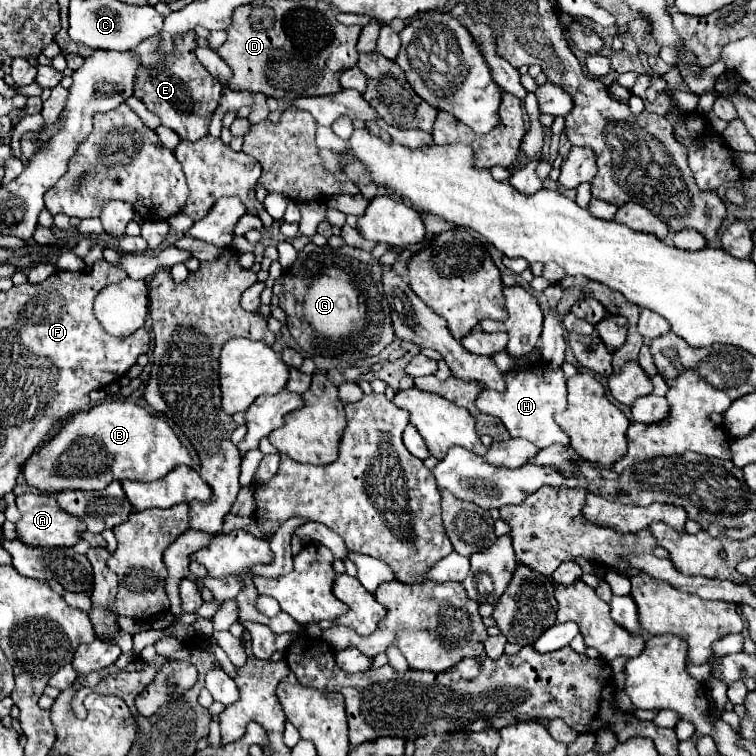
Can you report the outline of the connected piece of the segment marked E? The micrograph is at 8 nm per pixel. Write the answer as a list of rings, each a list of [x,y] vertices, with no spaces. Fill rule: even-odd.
[[[193,31],[175,35],[175,49],[169,55],[159,55],[159,39],[159,35],[149,37],[131,49],[131,53],[135,53],[141,63],[133,95],[141,99],[147,105],[147,109],[155,113],[161,119],[161,123],[173,129],[183,141],[199,141],[209,133],[207,127],[217,109],[223,87],[207,73],[207,69],[195,57],[197,35]]]

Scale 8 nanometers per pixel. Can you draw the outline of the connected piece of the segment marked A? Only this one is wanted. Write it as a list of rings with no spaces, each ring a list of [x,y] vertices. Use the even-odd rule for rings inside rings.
[[[23,493],[17,497],[17,507],[21,511],[21,521],[17,523],[17,537],[33,547],[73,547],[87,529],[85,521],[65,513],[57,499],[49,493]]]

